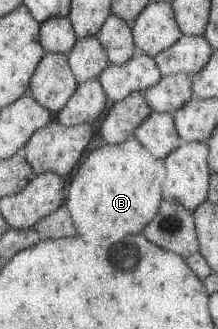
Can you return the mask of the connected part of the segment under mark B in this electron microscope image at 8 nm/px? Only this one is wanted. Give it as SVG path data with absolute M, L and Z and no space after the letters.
M132 134L121 144L105 143L90 151L87 158L79 164L73 178L69 179L69 184L65 186L67 198L64 198L63 204L72 218L75 236L81 236L83 242L93 242L93 246L107 246L109 242L119 242L119 238L125 238L125 234L141 234L145 224L157 214L159 203L162 201L164 178L163 159L155 158Z

